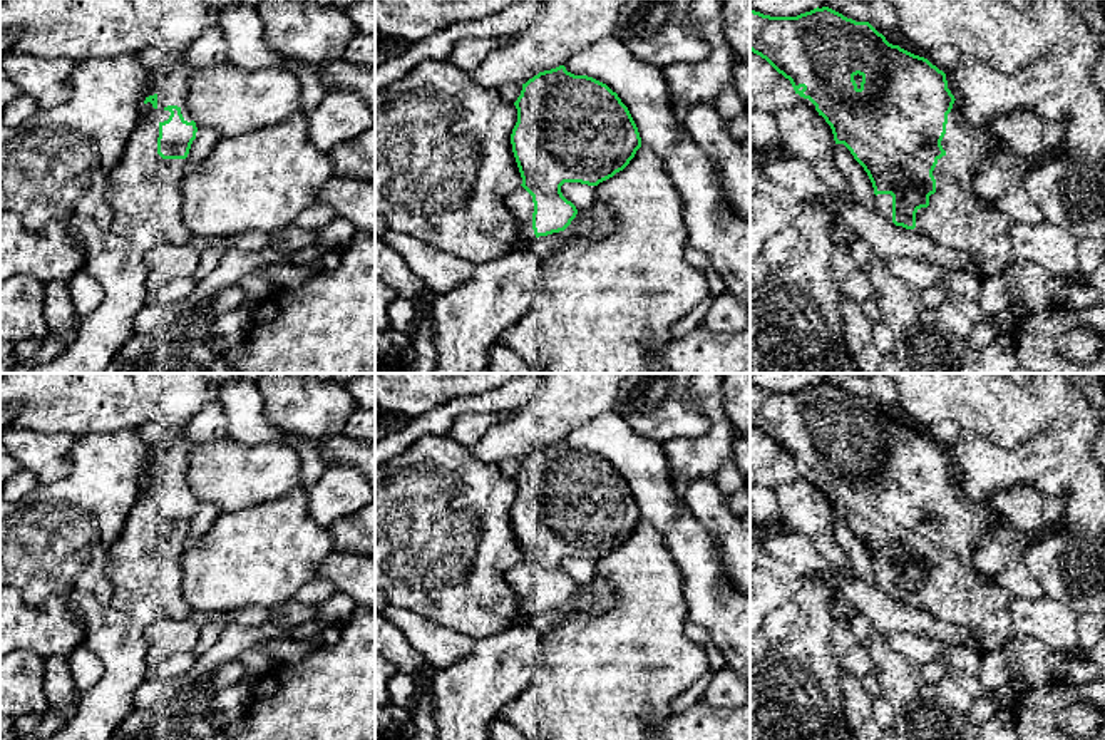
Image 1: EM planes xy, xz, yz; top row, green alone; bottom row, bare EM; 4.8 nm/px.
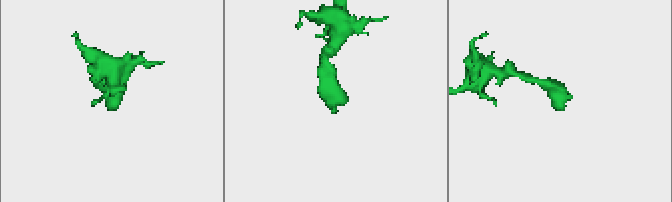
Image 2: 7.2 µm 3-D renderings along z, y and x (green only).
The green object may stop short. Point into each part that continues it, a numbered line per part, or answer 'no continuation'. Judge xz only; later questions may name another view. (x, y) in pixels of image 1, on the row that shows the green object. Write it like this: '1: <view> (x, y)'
1: xz (519, 205)

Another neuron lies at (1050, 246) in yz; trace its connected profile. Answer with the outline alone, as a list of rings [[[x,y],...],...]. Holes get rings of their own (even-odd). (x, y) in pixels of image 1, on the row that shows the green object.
[[[1011,223],[1008,239],[1015,263],[1038,265],[1051,276],[1073,275],[1078,268],[1077,239],[1058,224]]]

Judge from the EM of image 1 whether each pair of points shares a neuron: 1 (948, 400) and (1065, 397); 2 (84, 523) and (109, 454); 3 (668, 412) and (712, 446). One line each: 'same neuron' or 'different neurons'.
1: different neurons
2: same neuron
3: different neurons

